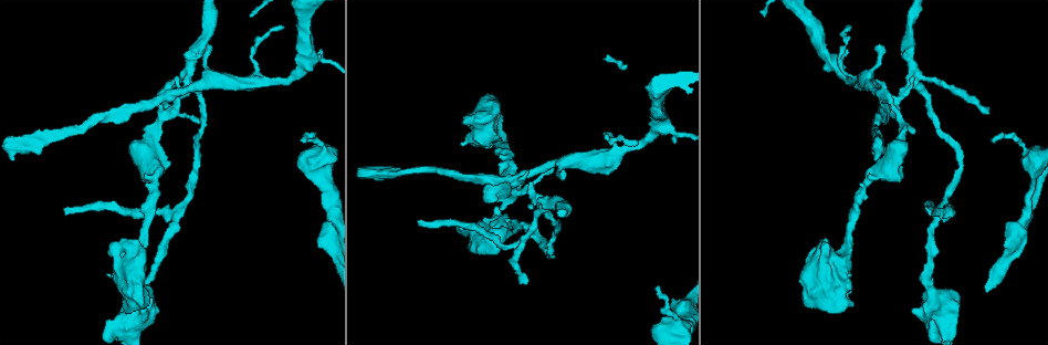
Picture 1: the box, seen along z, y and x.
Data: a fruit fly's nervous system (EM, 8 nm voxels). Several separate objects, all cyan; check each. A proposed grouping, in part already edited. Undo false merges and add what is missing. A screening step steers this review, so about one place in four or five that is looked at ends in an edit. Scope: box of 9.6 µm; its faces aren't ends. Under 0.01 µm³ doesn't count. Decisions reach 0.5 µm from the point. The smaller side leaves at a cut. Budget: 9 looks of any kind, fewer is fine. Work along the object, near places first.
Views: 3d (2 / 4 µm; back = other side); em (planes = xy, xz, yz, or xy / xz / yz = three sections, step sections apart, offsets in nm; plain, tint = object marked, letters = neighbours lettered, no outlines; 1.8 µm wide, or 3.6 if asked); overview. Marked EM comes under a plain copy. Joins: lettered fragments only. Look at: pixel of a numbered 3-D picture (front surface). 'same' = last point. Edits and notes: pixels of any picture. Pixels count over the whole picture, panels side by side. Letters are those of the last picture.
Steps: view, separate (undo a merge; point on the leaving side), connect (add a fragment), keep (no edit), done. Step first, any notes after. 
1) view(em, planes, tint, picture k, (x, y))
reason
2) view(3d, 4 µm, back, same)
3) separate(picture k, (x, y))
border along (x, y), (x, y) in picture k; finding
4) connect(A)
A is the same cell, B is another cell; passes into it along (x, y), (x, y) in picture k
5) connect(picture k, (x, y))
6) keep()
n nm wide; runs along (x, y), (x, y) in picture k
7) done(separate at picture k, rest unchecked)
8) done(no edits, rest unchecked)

view(em, planes, letters, picture 1, (418, 223))
long arm stops here

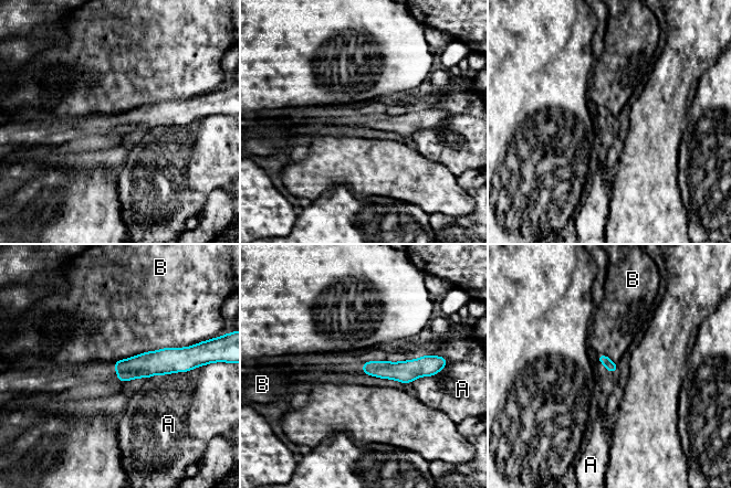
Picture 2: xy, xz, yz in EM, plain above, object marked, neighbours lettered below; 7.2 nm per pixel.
keep()
A and B are other cells; border along (190, 346), (144, 351), (114, 362) in picture 2; none of them fits

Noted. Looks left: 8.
view(3d, 2 µm, picture 1, (155, 179))
thick turns thin

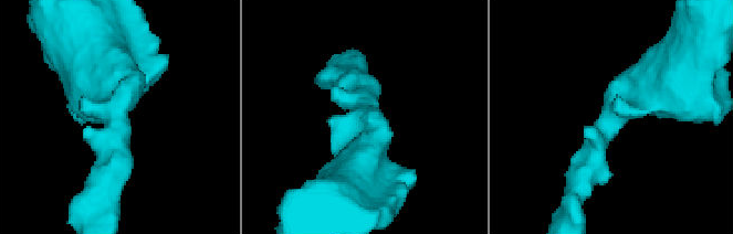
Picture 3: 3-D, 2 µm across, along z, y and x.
view(em, planes, letters, picture 3, (367, 115))
arms of 200, 440 nm

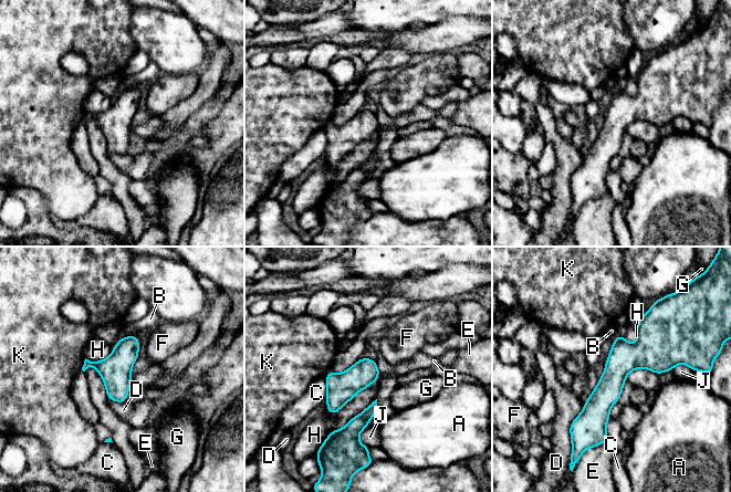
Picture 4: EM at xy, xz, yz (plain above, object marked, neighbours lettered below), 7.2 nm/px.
keep()
A, B, C, D, E, F, G, H, J and K are other cells; continuous, no second cell

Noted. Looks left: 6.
view(3d, 2 µm, picture 1, (991, 140))
thin end

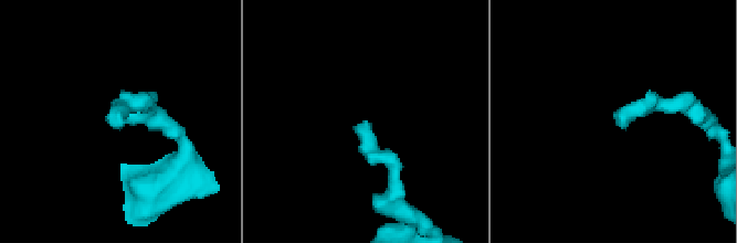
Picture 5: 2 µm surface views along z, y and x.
view(em, 3.6 µm, xz, step 16, letters, picture 5, (122, 123))
now the EM

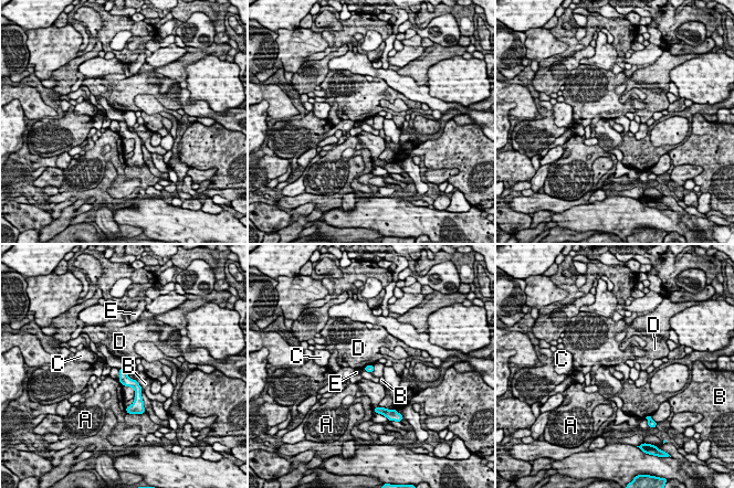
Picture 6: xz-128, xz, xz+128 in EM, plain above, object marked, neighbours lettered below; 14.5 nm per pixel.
keep()
A, B, C, D and E are other cells; runs along (122, 371), (137, 389), (138, 394) in picture 6; no lettered fragment goes on from it

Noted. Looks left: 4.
view(3d, 4 µm, picture 1, (619, 152))
small branch off a trunk

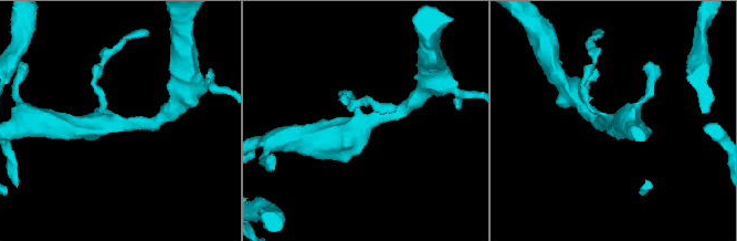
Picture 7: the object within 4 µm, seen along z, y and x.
view(em, planes, letters, picture 7, (113, 124))
3 arms

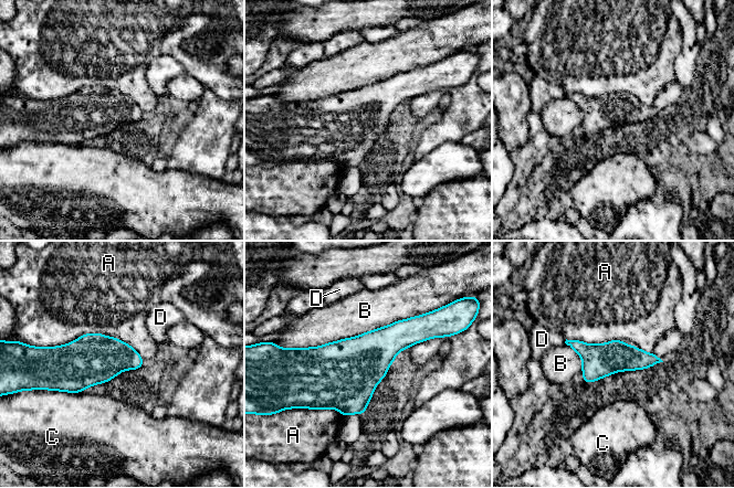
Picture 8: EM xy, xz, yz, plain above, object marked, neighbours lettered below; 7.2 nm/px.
keep()
A, B, C and D are other cells; runs along (569, 342), (596, 358), (657, 360) in picture 8; continuous, no second cell

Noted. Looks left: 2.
done(no edits, rest unchecked)

